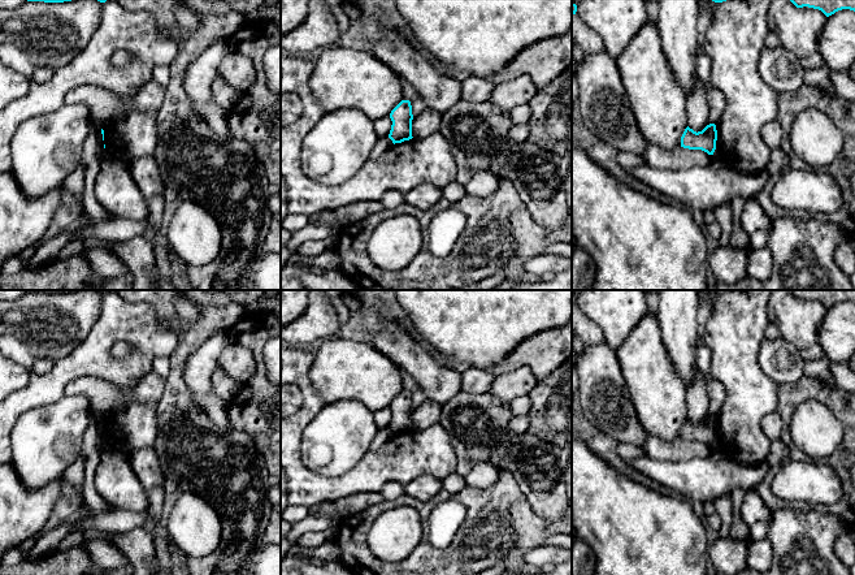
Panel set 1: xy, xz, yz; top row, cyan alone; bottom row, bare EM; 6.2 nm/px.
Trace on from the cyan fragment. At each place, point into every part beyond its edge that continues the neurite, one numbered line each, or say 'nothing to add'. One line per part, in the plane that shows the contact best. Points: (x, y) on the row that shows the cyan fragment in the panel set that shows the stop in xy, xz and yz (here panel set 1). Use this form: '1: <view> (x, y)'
nothing to add

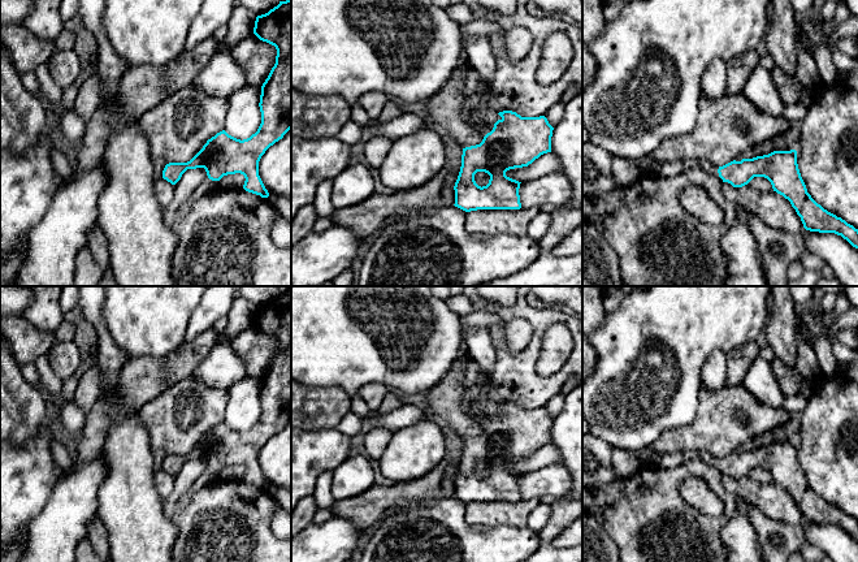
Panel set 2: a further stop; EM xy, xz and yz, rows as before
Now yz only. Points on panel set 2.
1: yz (709, 168)

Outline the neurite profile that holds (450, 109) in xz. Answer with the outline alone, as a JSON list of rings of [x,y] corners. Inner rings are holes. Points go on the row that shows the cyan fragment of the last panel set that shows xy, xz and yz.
[[[465,61],[452,73],[446,87],[426,103],[428,118],[439,126],[462,148],[480,144],[486,135],[472,118],[472,103],[477,96],[464,94],[465,77],[472,69]]]

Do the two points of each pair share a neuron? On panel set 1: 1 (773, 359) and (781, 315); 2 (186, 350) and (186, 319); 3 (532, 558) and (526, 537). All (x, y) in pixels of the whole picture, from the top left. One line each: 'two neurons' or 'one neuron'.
1: two neurons
2: two neurons
3: two neurons

